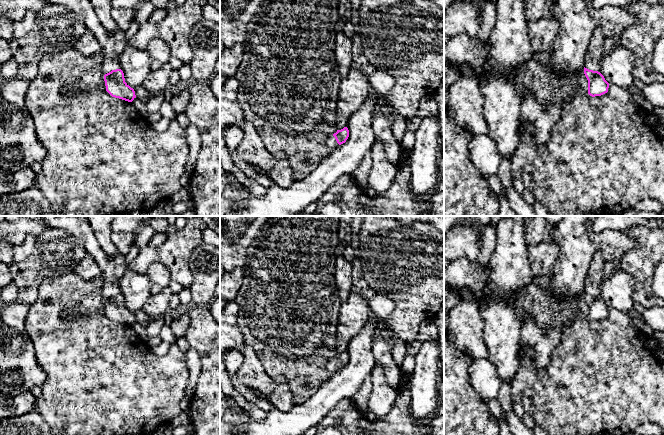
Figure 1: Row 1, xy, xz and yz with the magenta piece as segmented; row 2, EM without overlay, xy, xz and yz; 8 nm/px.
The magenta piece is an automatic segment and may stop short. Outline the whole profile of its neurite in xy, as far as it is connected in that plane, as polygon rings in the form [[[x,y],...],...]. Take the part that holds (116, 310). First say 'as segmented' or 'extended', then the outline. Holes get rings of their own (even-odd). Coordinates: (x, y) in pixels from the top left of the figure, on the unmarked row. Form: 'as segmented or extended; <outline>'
extended; [[[42,216],[42,220],[49,228],[58,228],[78,238],[87,254],[91,255],[102,271],[102,295],[106,315],[115,322],[132,326],[135,322],[135,315],[124,302],[120,293],[119,280],[129,270],[125,255],[117,253],[109,256],[98,244],[98,241],[91,229],[86,216]]]

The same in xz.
extended; [[[344,351],[341,354],[337,354],[333,359],[330,359],[326,364],[326,368],[330,373],[334,373],[338,369],[345,367],[348,361],[349,354],[347,351]]]

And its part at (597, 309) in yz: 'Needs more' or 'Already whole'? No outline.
Needs more

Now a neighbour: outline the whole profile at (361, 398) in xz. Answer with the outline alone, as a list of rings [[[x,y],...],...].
[[[367,377],[363,381],[360,390],[353,397],[356,408],[363,415],[366,415],[368,411],[368,399],[371,395],[371,392],[372,392],[372,380],[371,377]]]

